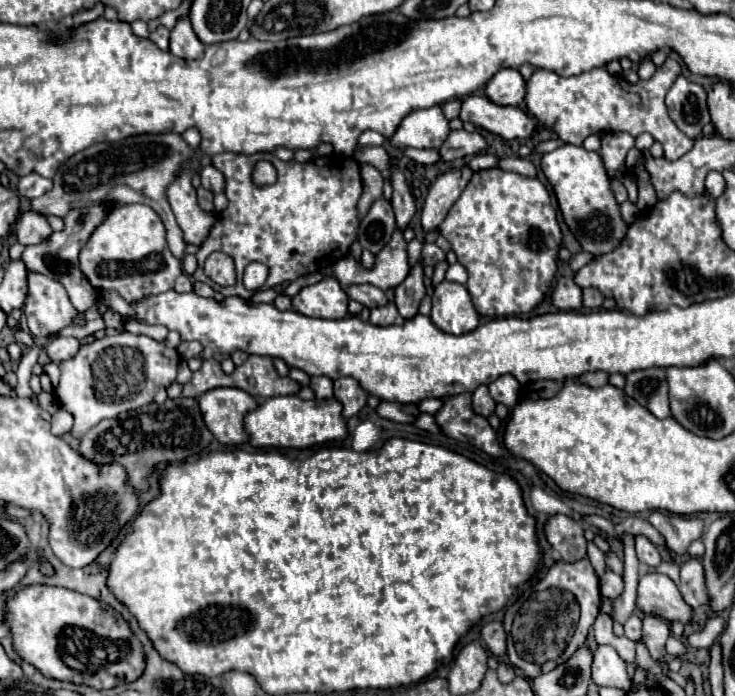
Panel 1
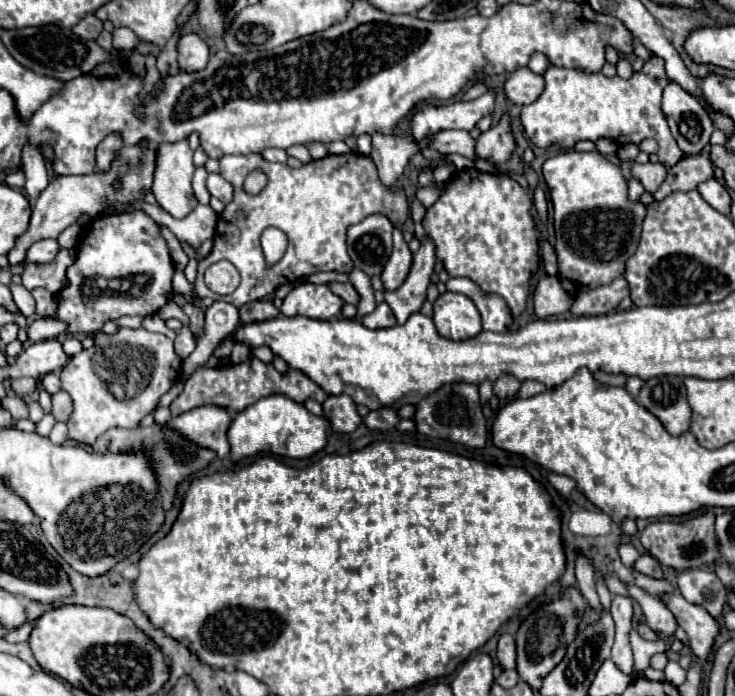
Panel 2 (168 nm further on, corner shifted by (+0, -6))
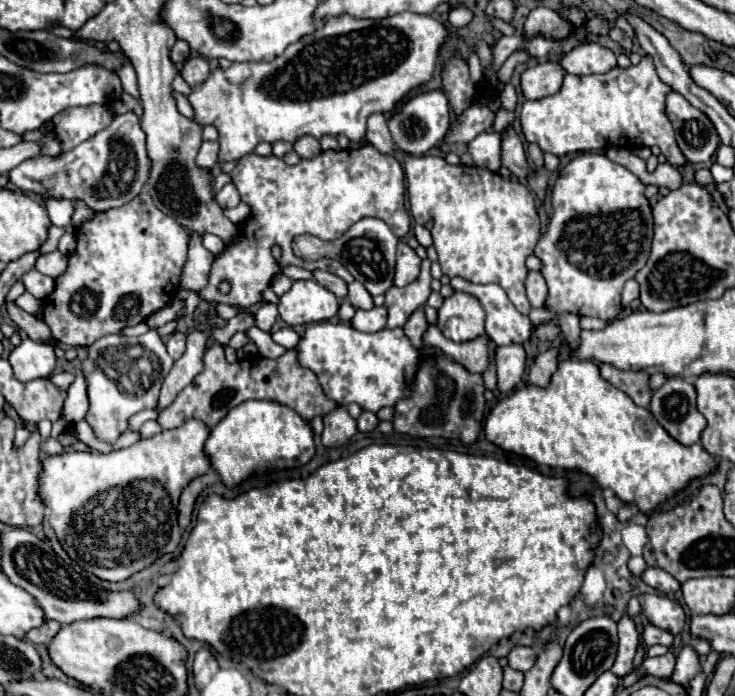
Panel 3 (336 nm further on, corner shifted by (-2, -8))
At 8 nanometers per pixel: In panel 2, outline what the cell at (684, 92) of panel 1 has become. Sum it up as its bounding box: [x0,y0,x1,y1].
[662,82,714,156]

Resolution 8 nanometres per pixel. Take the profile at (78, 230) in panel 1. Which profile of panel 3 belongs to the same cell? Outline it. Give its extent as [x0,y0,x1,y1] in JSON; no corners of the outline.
[22,270,54,298]

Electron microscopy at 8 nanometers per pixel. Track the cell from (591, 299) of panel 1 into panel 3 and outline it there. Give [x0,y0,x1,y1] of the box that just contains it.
[622,280,638,308]

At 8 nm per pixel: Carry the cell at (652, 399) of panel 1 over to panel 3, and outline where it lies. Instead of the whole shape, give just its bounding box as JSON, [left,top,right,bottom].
[650,378,706,446]

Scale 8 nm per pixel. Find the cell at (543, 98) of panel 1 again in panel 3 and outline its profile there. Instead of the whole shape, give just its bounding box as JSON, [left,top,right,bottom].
[520,56,686,166]

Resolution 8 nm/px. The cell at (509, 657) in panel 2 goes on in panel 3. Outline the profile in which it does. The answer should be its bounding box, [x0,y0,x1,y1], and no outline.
[508,646,536,672]

